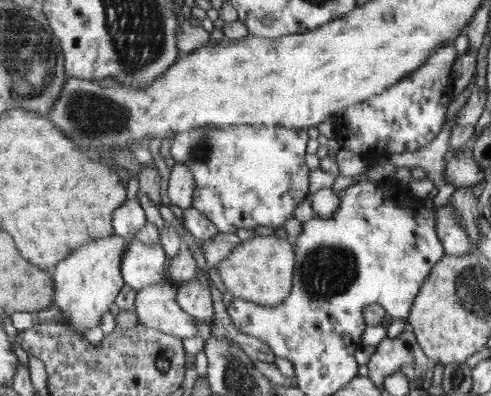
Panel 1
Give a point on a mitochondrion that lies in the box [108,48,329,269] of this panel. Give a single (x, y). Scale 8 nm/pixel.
(201, 150)

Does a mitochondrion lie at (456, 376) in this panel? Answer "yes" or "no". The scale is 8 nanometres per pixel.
yes

